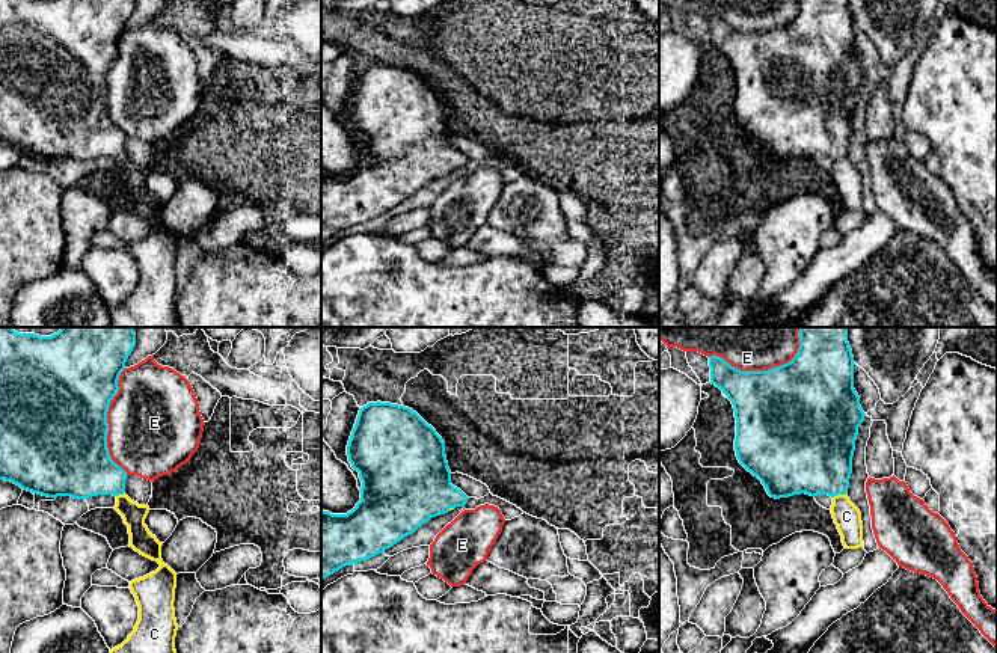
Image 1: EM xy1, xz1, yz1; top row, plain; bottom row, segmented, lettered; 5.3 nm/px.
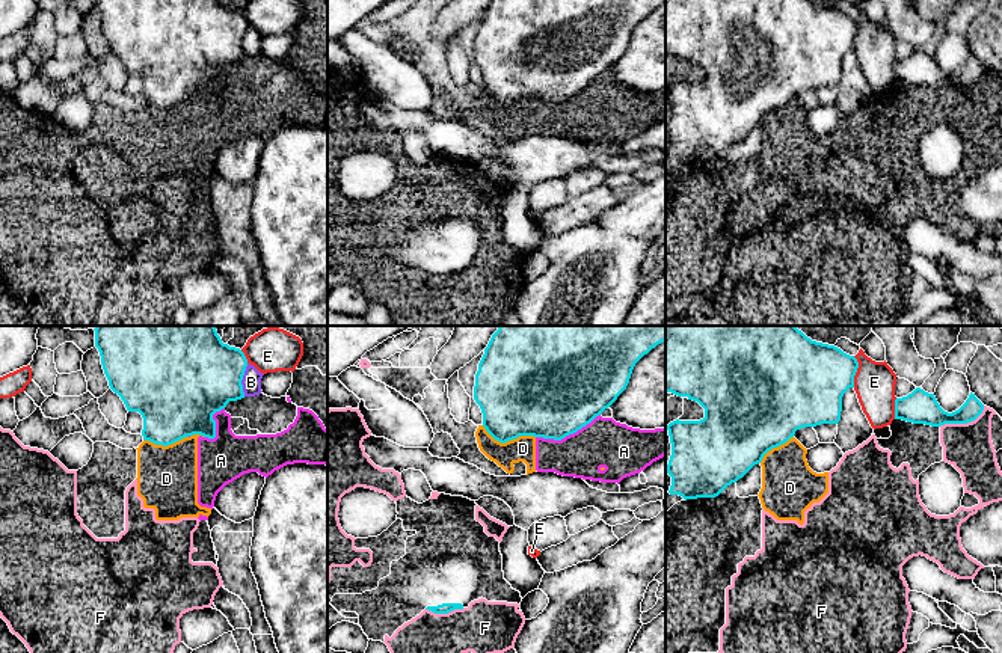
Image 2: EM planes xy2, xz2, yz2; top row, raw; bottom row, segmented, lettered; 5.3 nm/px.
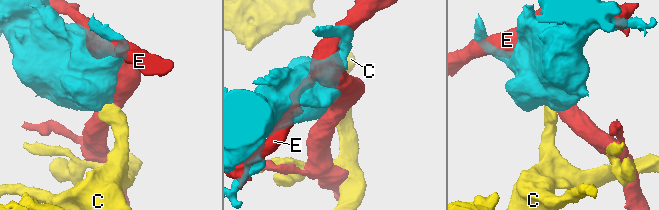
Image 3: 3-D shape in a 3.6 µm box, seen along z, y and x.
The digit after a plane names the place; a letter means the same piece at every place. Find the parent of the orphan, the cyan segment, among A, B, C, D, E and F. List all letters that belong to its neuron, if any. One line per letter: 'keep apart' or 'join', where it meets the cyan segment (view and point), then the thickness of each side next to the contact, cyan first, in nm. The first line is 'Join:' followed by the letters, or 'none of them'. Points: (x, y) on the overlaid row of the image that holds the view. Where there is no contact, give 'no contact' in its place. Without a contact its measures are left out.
Join: C
A: keep apart; contact xz2 (568, 435); calibres 500 and 260 nm
B: keep apart; contact xy2 (242, 379); calibres 460 and 100 nm
C: join; contact yz1 (839, 493); calibres 420 and 150 nm
D: keep apart; contact xz2 (509, 439); calibres 440 and 130 nm
E: keep apart; contact yz1 (765, 371); calibres 500 and 460 nm
F: keep apart; contact yz2 (963, 423); calibres 180 and 240 nm

